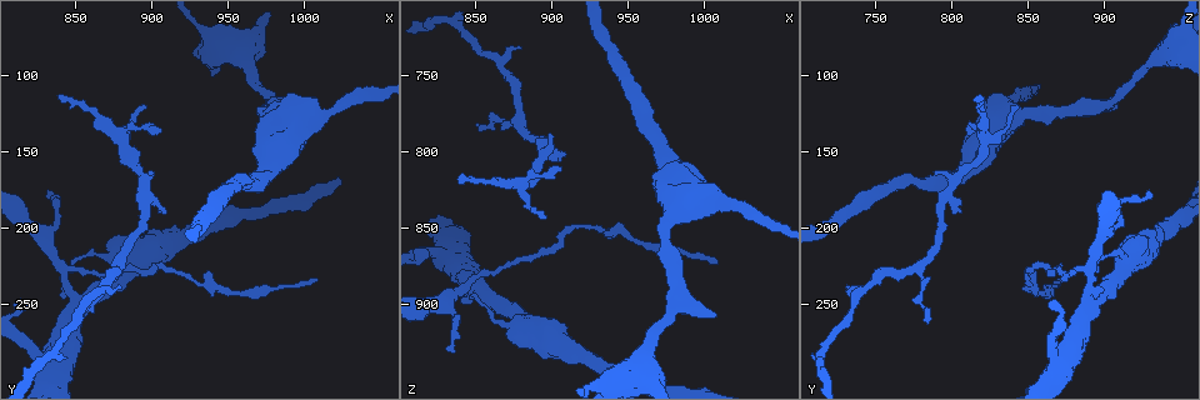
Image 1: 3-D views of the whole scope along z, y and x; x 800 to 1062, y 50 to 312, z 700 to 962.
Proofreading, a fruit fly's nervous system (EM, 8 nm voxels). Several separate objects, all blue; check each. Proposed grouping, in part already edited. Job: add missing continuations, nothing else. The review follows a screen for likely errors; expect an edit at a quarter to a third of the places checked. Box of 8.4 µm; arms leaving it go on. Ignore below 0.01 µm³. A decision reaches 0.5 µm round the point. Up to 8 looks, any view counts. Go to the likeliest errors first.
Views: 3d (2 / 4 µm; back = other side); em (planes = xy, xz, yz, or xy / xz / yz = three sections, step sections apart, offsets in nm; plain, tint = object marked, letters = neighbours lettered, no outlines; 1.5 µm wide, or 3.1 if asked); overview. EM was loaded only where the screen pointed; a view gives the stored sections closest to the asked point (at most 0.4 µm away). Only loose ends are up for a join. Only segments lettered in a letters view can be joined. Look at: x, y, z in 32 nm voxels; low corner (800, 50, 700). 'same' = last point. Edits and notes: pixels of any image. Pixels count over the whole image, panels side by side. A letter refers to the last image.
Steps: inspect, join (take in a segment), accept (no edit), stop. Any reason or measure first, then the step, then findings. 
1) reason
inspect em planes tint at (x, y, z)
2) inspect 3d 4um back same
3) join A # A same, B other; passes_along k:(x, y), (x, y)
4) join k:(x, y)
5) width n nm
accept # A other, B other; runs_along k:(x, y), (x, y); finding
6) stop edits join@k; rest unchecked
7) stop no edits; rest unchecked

inspect em planes plain at (838, 112, 818)

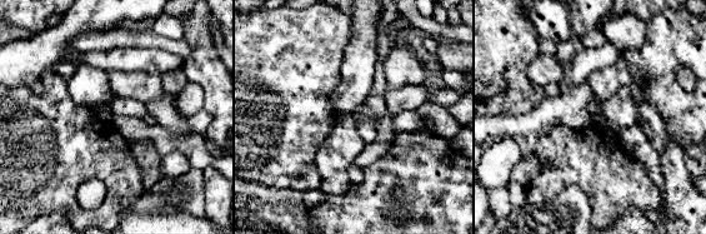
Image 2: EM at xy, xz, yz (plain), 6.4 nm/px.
inspect em planes tint same

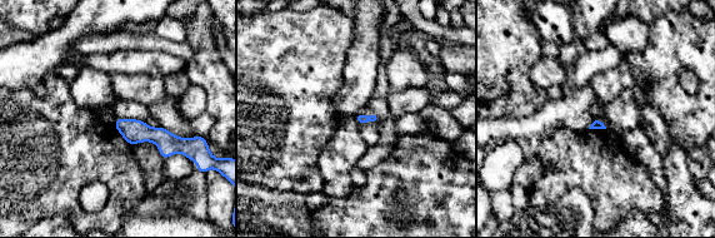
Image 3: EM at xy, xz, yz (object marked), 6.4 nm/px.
inspect em planes letters same

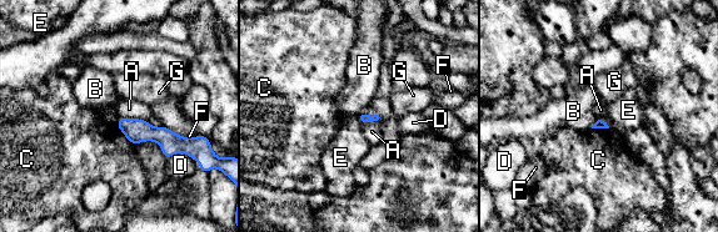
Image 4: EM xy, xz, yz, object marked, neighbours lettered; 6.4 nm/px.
accept # A other, B other, C other, D other, E other, F other, G other; border 4:(380, 117), (360, 122); no lettered segment goes on from it

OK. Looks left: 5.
branch stops here
inspect 3d 4um at (1006, 114, 906)

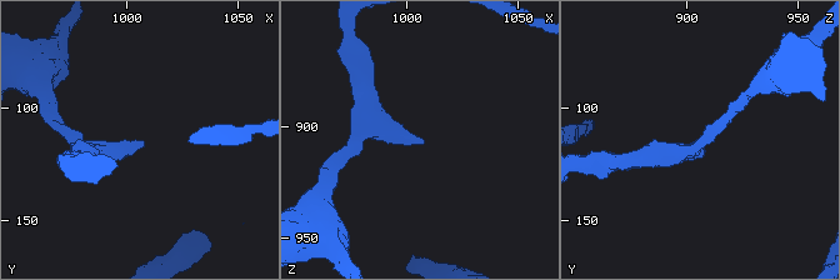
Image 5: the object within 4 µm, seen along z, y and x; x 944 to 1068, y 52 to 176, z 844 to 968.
inspect em planes plain at (1008, 116, 907)

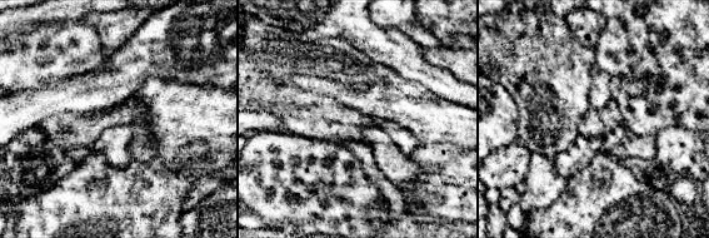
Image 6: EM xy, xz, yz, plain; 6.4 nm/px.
inspect em planes letters same

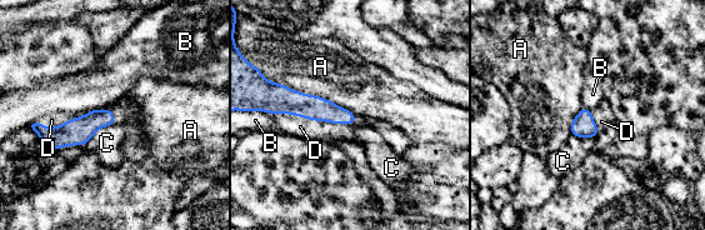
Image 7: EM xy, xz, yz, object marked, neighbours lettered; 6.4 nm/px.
longest_contact A 550 nm
join D # A other, B other, C other, D same; passes_along 7:(289, 101), (323, 120), (293, 125); it goes on there

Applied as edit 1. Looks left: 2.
tapers out
inspect 3d 4um at (894, 118, 842)

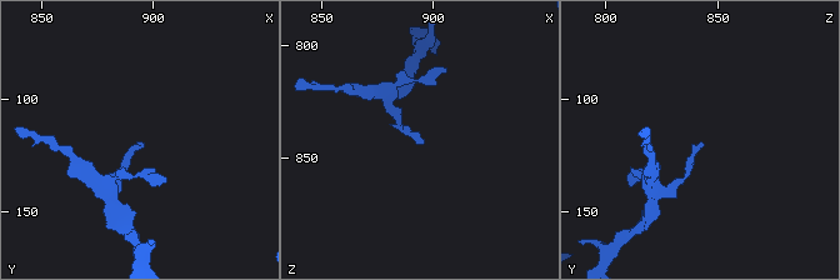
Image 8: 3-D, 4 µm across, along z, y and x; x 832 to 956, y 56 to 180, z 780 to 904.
inspect em planes letters at (896, 120, 843)

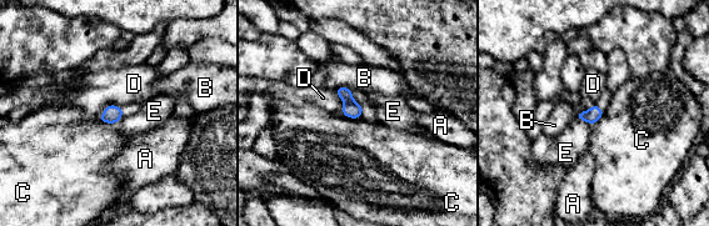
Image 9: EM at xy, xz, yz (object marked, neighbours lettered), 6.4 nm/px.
accept # A other, B other, C other, D other, E other; border 9:(340, 112), (350, 117), (359, 117); no lettered segment goes on from it

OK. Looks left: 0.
stop edits join@7; rest unchecked

